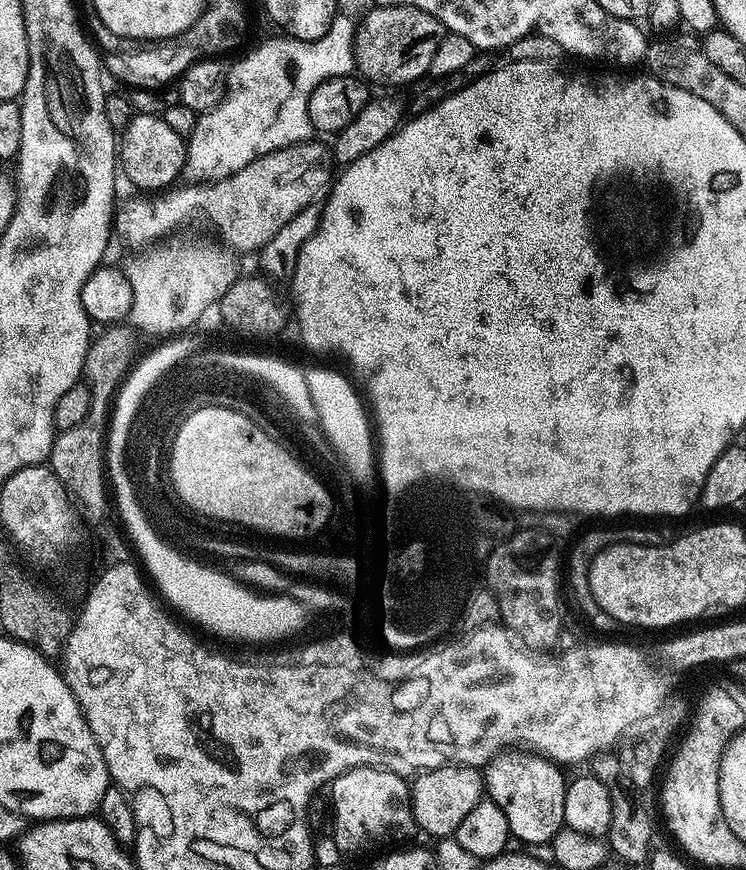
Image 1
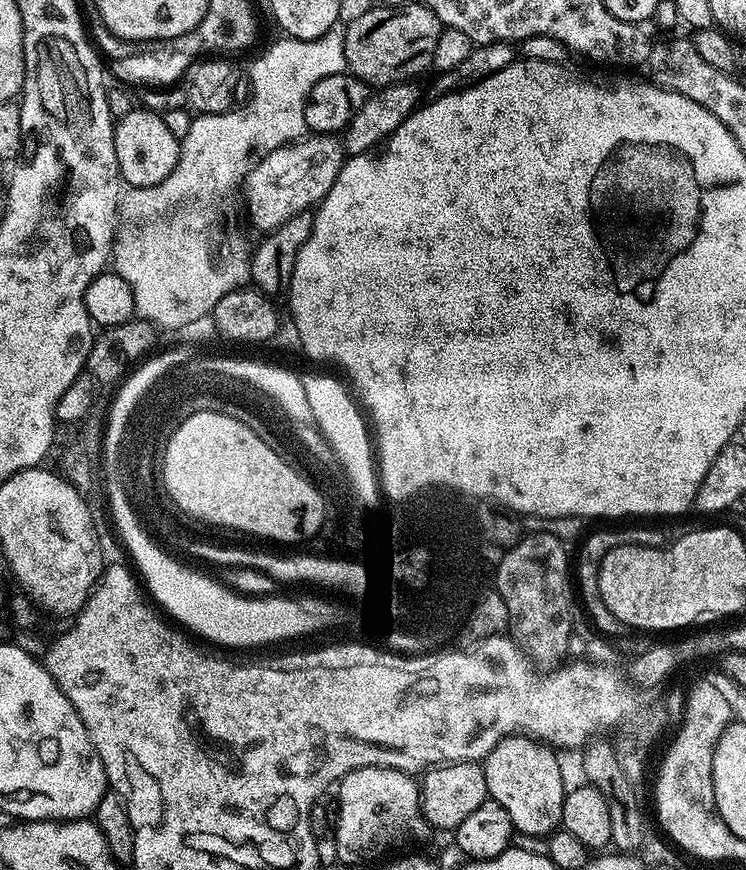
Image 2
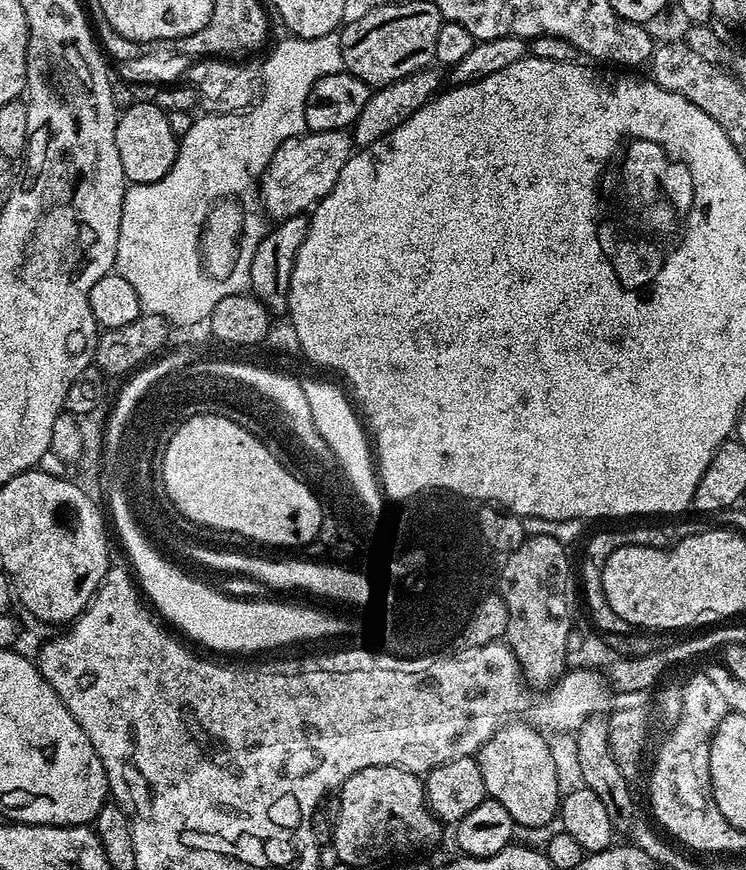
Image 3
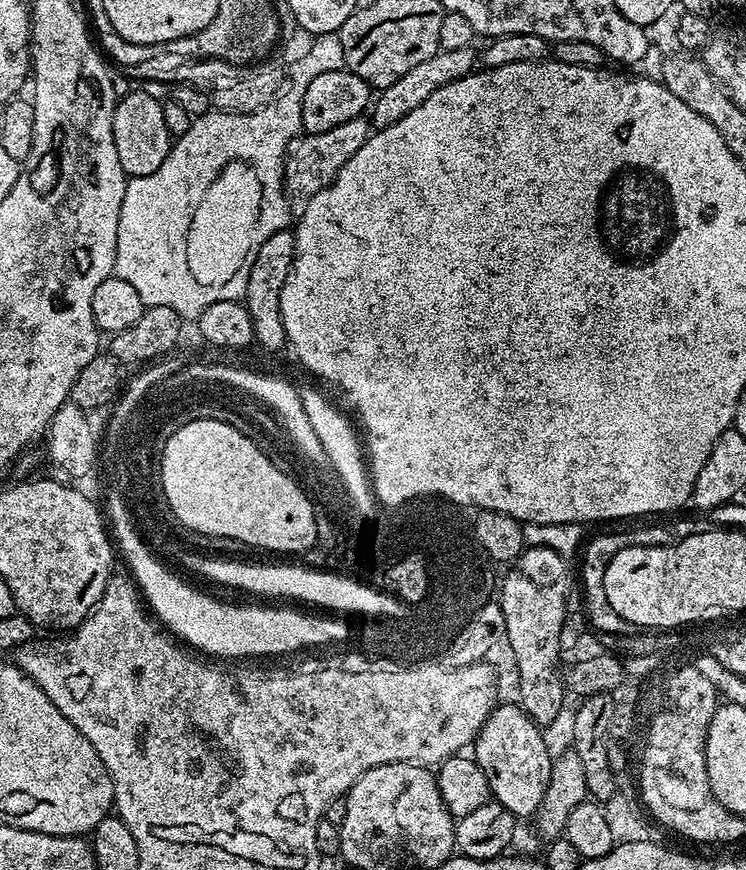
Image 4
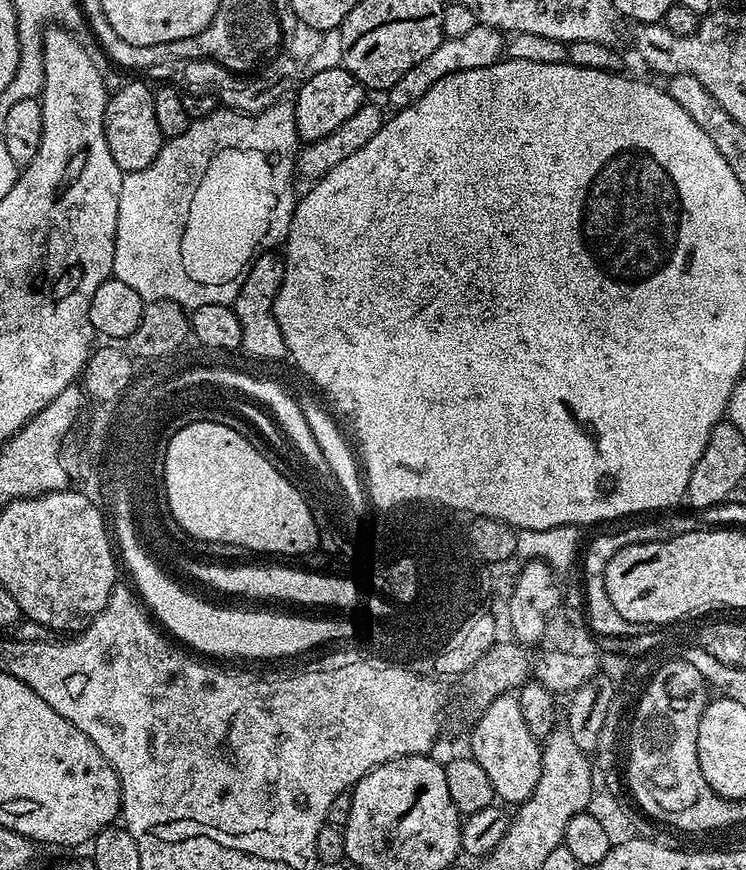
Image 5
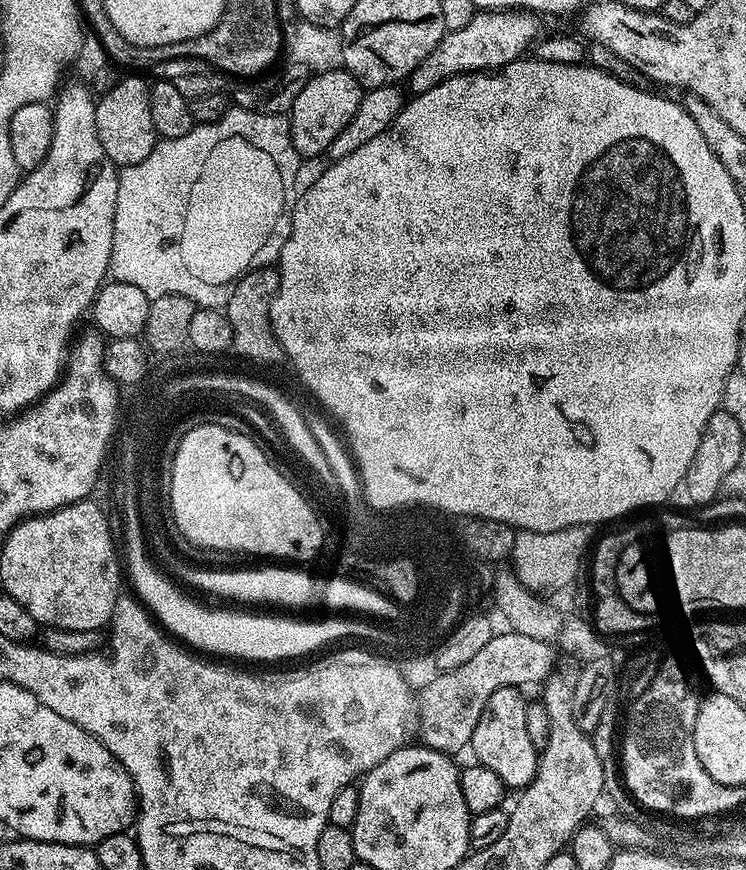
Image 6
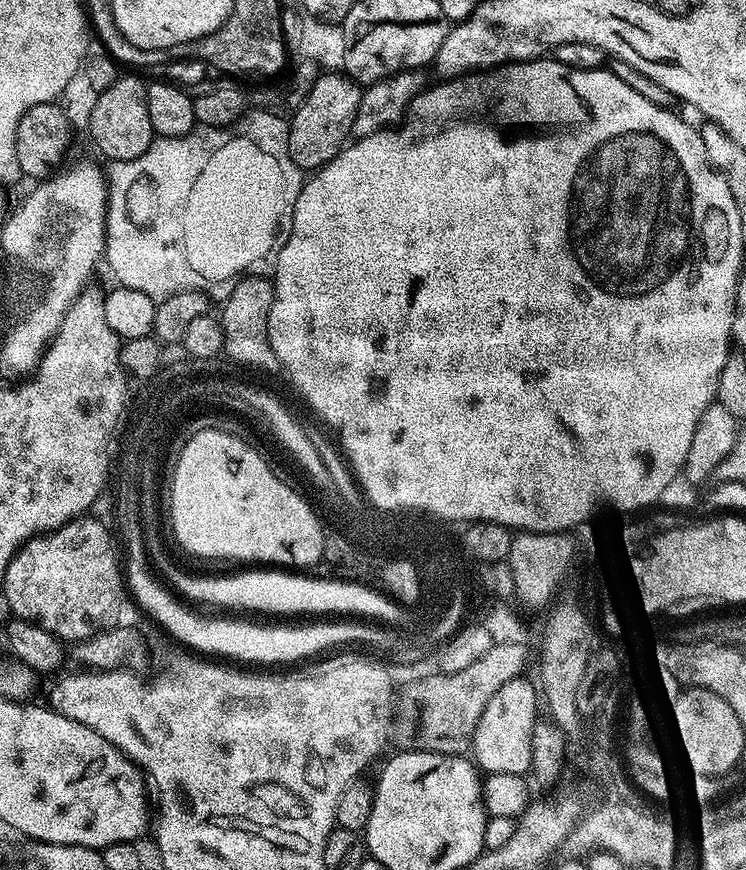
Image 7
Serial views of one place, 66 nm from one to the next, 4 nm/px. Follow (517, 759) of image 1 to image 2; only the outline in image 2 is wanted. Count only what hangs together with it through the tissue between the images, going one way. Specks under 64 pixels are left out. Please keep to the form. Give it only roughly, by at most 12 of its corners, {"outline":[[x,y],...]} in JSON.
{"outline":[[506,736],[482,763],[519,835],[561,827],[556,752]]}

